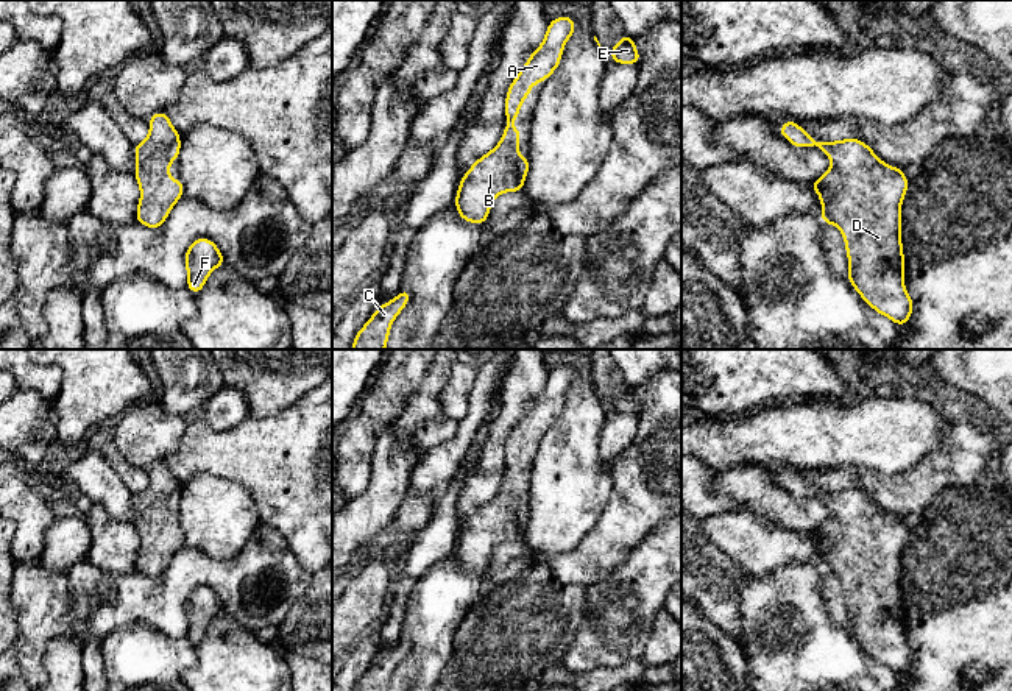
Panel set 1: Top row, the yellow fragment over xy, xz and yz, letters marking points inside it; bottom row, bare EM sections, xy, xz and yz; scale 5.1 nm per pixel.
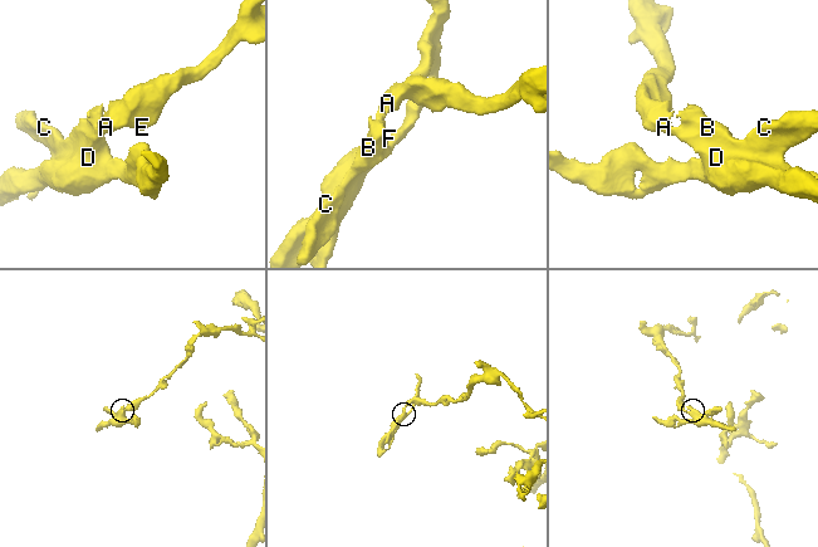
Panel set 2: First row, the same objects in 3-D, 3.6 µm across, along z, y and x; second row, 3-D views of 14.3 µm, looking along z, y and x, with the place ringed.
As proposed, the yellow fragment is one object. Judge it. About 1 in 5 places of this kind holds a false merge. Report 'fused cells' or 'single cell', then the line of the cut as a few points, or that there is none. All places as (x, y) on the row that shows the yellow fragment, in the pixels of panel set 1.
single cell; no cut

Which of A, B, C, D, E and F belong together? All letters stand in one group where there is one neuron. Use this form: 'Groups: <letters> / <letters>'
Groups: A B C D E F

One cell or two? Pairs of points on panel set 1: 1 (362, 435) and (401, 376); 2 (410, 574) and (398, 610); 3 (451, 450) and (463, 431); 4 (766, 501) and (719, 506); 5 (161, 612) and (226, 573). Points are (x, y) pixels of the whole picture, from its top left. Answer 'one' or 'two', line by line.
1: one
2: one
3: one
4: two
5: one

